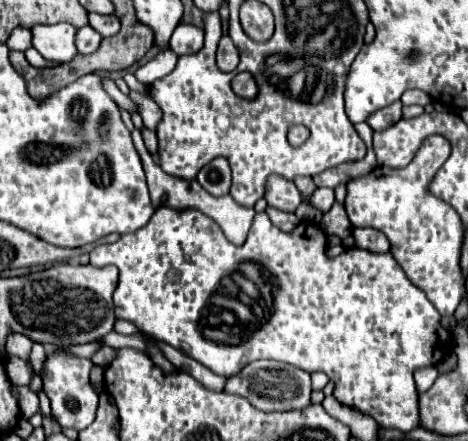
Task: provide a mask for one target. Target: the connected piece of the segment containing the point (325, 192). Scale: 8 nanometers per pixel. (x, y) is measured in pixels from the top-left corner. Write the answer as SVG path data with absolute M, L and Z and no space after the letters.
M316 188L316 192L312 194L310 200L316 208L320 208L322 212L328 212L330 206L334 204L334 190L332 188Z

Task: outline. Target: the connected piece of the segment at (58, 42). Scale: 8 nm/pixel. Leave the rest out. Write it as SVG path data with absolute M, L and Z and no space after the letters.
M36 24L32 26L32 46L50 62L68 62L76 56L76 28L72 24Z

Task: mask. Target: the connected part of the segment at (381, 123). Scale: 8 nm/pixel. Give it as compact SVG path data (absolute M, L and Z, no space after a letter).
M396 100L396 104L390 104L388 108L380 108L372 112L372 116L368 118L368 126L372 130L382 130L382 128L388 128L390 124L396 124L396 120L400 118L402 118L402 102Z

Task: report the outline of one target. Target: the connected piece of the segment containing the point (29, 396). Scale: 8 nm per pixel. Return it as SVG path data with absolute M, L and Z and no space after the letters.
M14 386L14 396L18 398L18 404L20 404L20 410L22 410L22 418L30 420L39 411L39 398L34 392L30 392L30 388Z

